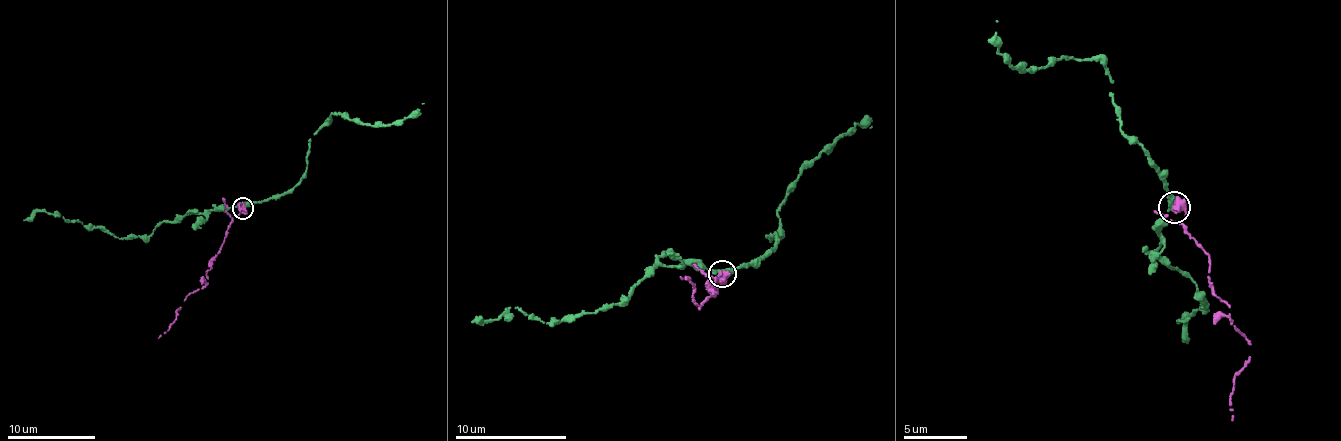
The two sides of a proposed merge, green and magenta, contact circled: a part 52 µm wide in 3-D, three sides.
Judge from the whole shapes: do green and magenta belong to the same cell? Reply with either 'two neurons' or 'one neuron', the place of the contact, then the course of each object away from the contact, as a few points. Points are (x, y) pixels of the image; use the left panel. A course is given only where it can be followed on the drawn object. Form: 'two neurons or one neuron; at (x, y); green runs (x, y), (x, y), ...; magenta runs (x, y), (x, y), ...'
two neurons; at (243, 208); green runs (243, 208), (278, 198), (304, 177), (311, 138), (332, 113), (373, 126), (400, 122), (424, 104); magenta runs (243, 208), (232, 218), (207, 270), (207, 283), (184, 301), (171, 328), (159, 338)

